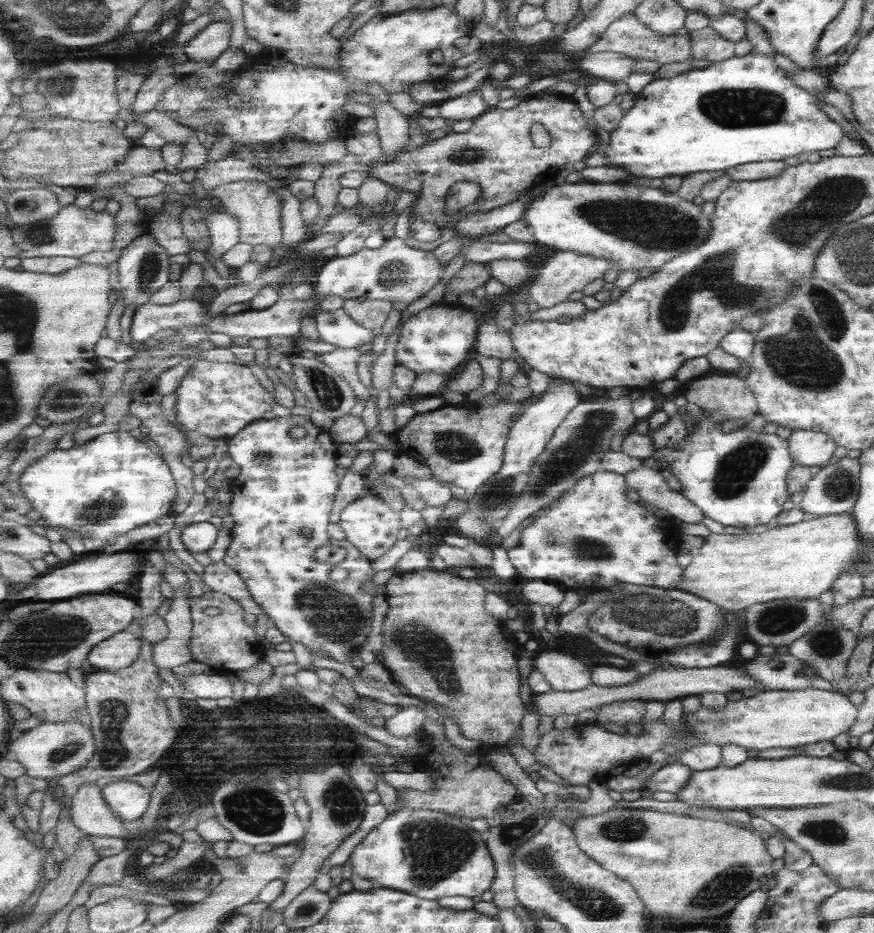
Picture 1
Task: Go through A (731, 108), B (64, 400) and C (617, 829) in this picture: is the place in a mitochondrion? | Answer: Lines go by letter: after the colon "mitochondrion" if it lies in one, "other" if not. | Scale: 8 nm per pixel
A: mitochondrion
B: mitochondrion
C: mitochondrion

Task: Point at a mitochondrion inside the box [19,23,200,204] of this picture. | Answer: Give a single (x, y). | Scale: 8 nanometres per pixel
(61, 84)

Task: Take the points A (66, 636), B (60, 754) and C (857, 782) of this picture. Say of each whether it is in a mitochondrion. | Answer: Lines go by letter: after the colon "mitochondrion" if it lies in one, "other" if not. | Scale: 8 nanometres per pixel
A: mitochondrion
B: mitochondrion
C: mitochondrion

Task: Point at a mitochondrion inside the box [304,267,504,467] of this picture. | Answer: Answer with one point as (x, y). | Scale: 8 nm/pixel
(456, 447)

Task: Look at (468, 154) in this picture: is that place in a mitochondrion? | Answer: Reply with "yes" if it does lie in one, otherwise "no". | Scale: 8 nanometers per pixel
yes

